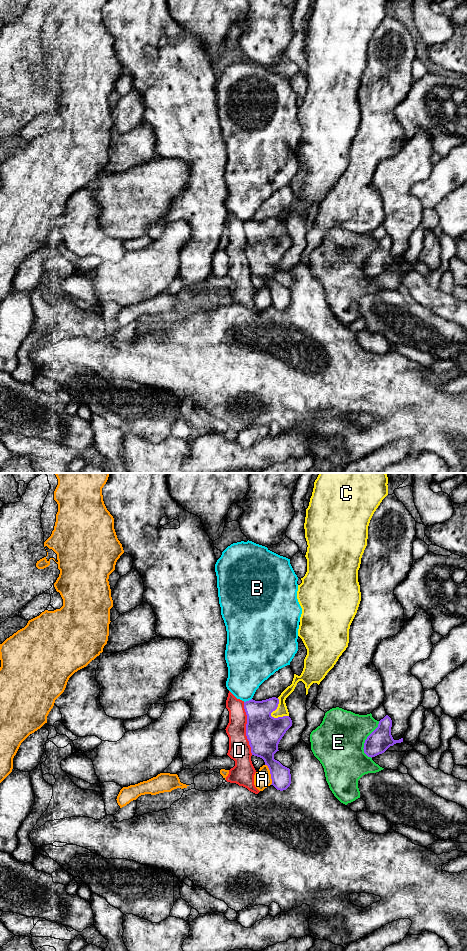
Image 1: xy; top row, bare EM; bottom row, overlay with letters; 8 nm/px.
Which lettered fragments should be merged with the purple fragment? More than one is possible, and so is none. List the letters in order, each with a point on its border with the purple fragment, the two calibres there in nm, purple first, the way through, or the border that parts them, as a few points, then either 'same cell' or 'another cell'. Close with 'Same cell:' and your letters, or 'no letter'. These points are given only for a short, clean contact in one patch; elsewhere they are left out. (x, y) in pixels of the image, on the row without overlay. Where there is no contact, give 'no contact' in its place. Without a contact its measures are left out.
A: xy (270, 293) | 220/140 nm | along xy (265, 284), (269, 290), (271, 304) | another cell
B: xy (247, 221) | 260/320 nm | along xy (251, 218), (244, 222) | another cell
C: xy (270, 235) | 280/90 nm | another cell
D: xy (246, 248) | 280/180 nm | along xy (243, 222), (246, 235), (246, 258), (252, 274) | another cell
E: xy (365, 260) | 180/400 nm | another cell
Same cell: no letter

